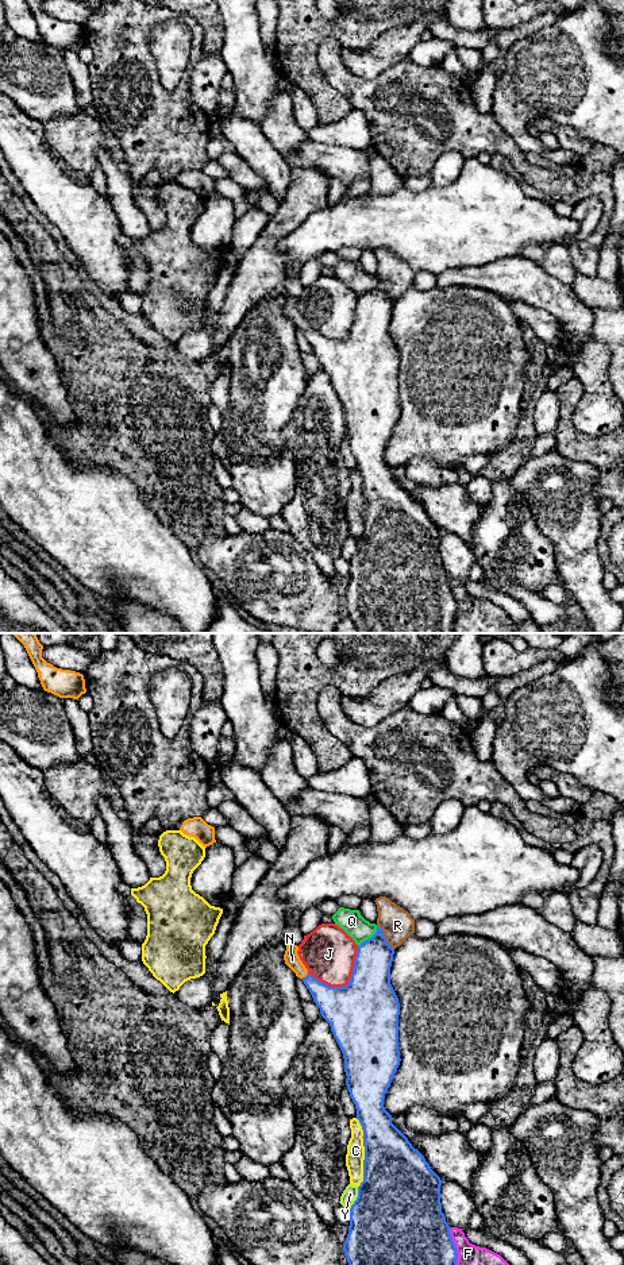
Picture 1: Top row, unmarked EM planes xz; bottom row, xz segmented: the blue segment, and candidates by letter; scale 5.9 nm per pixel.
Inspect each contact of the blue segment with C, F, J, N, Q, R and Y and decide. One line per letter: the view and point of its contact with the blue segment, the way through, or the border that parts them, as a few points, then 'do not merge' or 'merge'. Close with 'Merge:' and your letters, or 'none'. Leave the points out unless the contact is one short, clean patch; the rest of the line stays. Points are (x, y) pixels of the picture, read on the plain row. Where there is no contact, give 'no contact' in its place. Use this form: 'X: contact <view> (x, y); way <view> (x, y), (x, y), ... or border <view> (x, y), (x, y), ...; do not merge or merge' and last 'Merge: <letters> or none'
C: contact xz (365, 505); do not merge
F: contact xz (457, 606); do not merge
J: contact xz (347, 336); do not merge
N: contact xz (305, 328); way xz (336, 357), (305, 328), (292, 312); merge
Q: contact xz (372, 289); do not merge
R: contact xz (384, 289); do not merge
Y: contact xz (357, 550); do not merge
Merge: N

